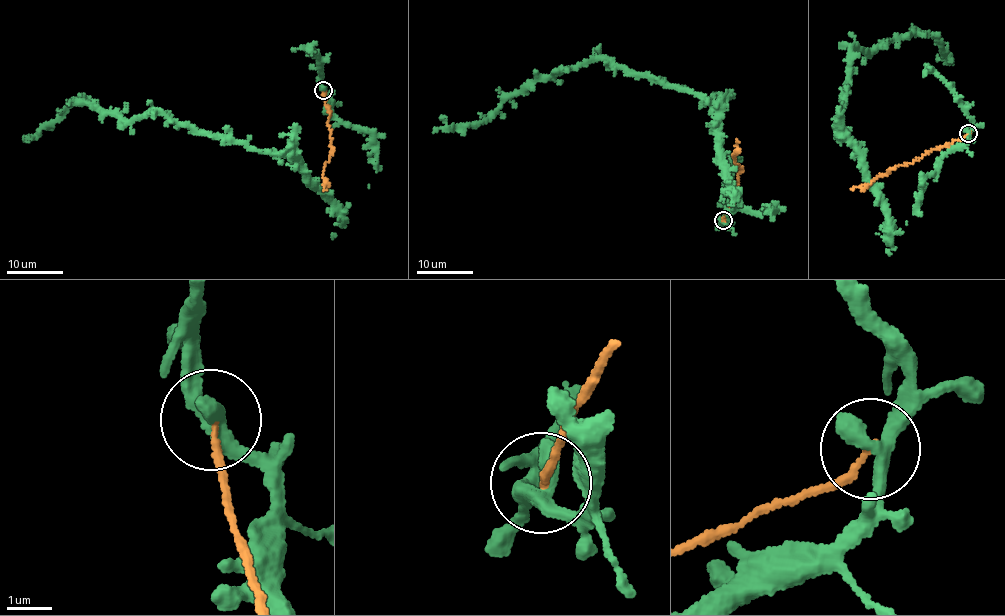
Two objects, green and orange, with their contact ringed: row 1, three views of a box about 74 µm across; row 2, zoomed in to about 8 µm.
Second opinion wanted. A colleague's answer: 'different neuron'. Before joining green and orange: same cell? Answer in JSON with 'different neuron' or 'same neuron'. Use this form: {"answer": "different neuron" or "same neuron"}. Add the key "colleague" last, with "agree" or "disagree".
{"answer": "different neuron", "colleague": "agree"}

